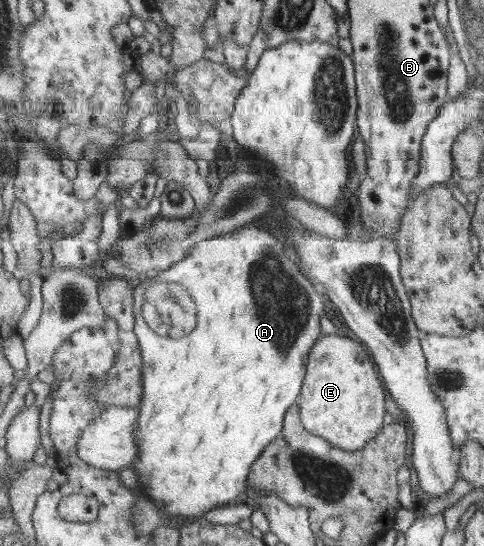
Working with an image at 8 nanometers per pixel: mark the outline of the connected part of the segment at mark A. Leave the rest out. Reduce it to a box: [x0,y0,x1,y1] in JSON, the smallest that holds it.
[132,226,326,527]

